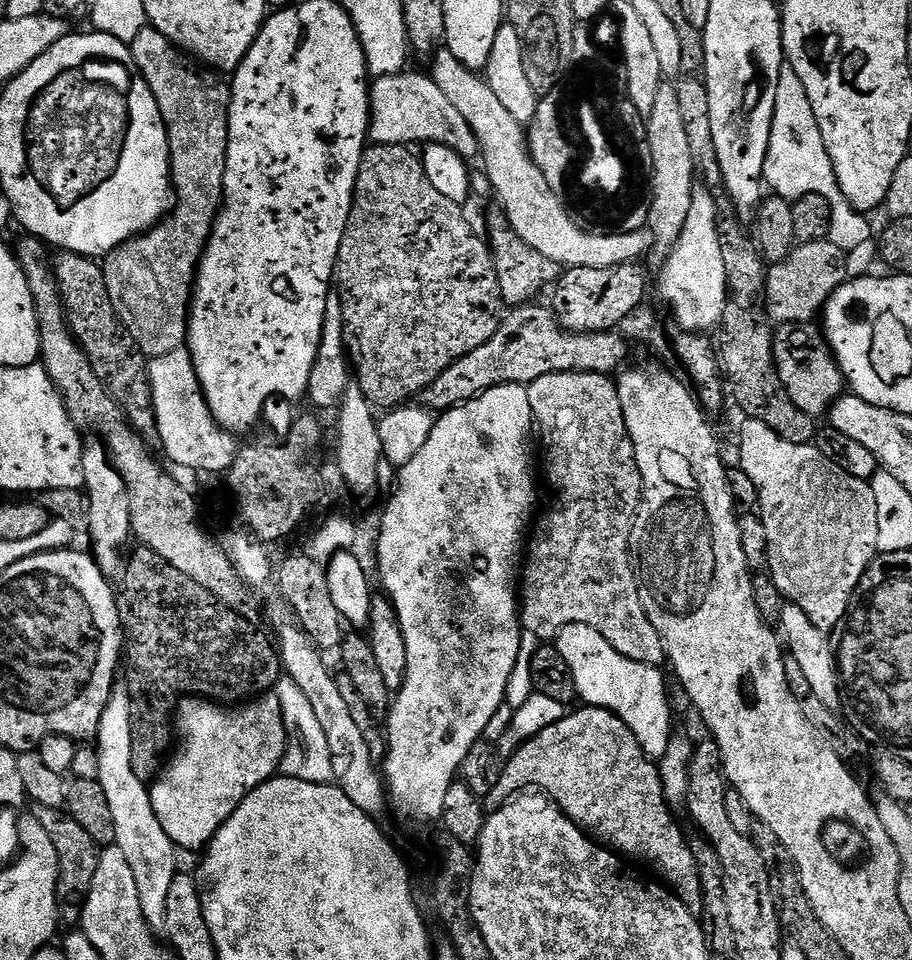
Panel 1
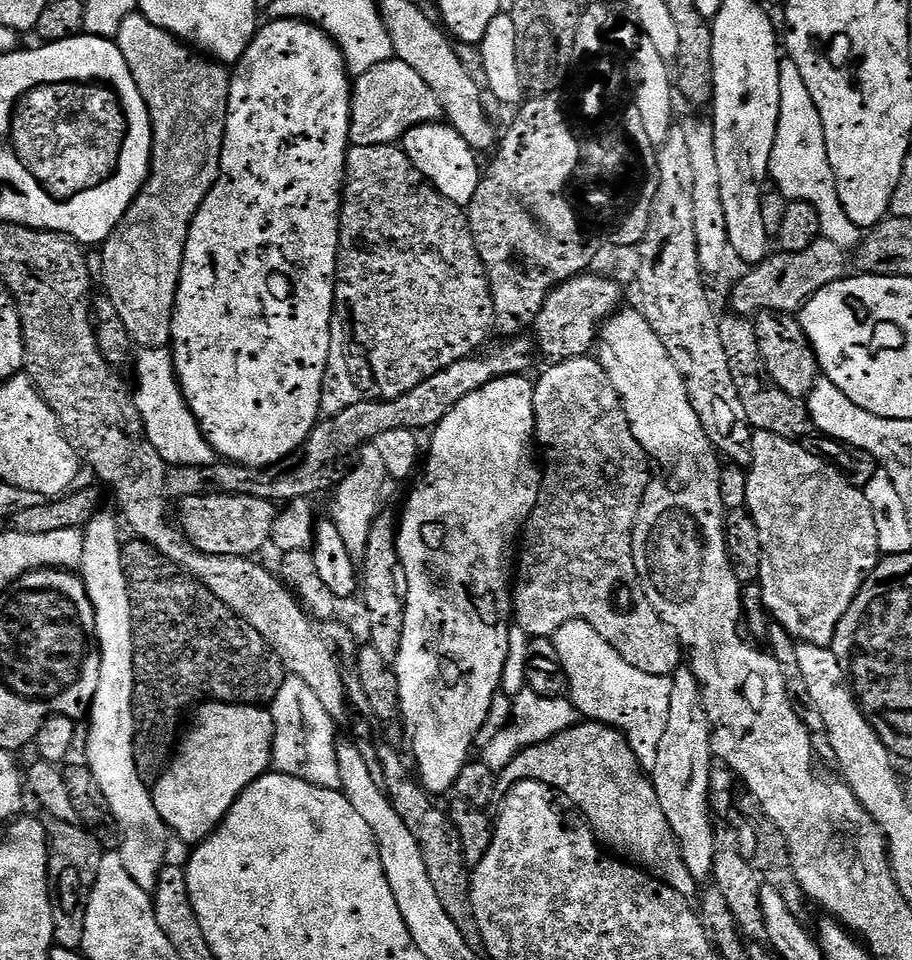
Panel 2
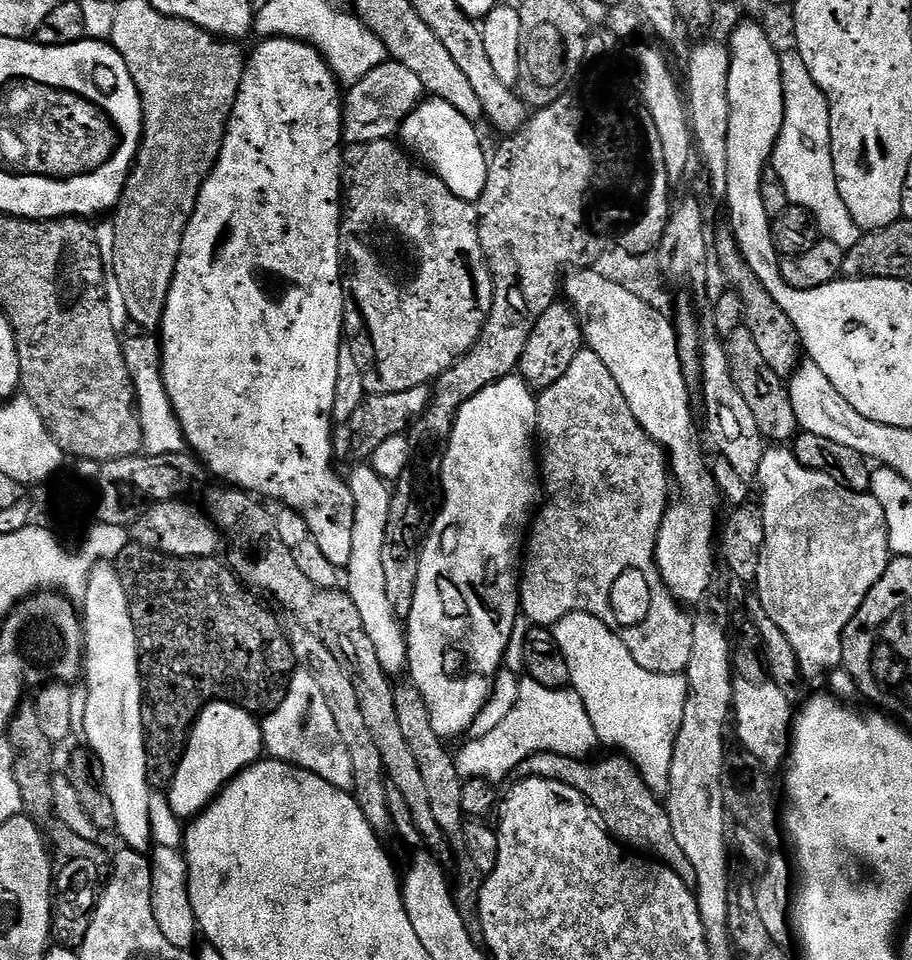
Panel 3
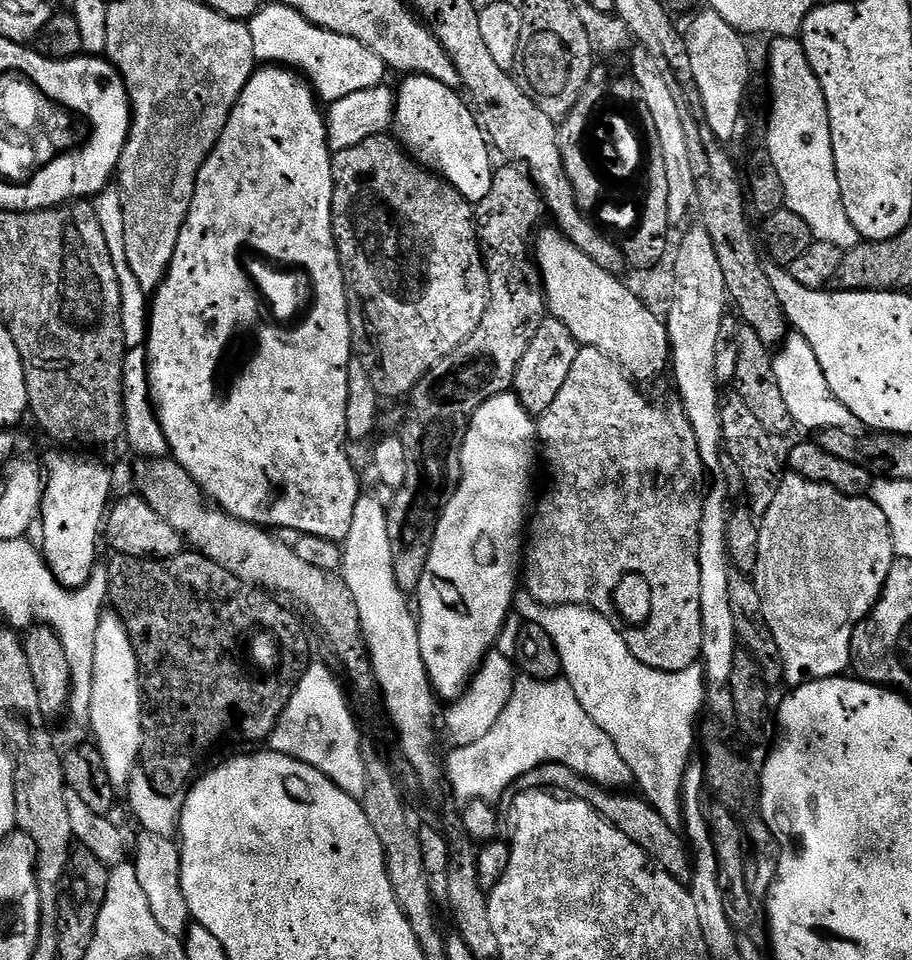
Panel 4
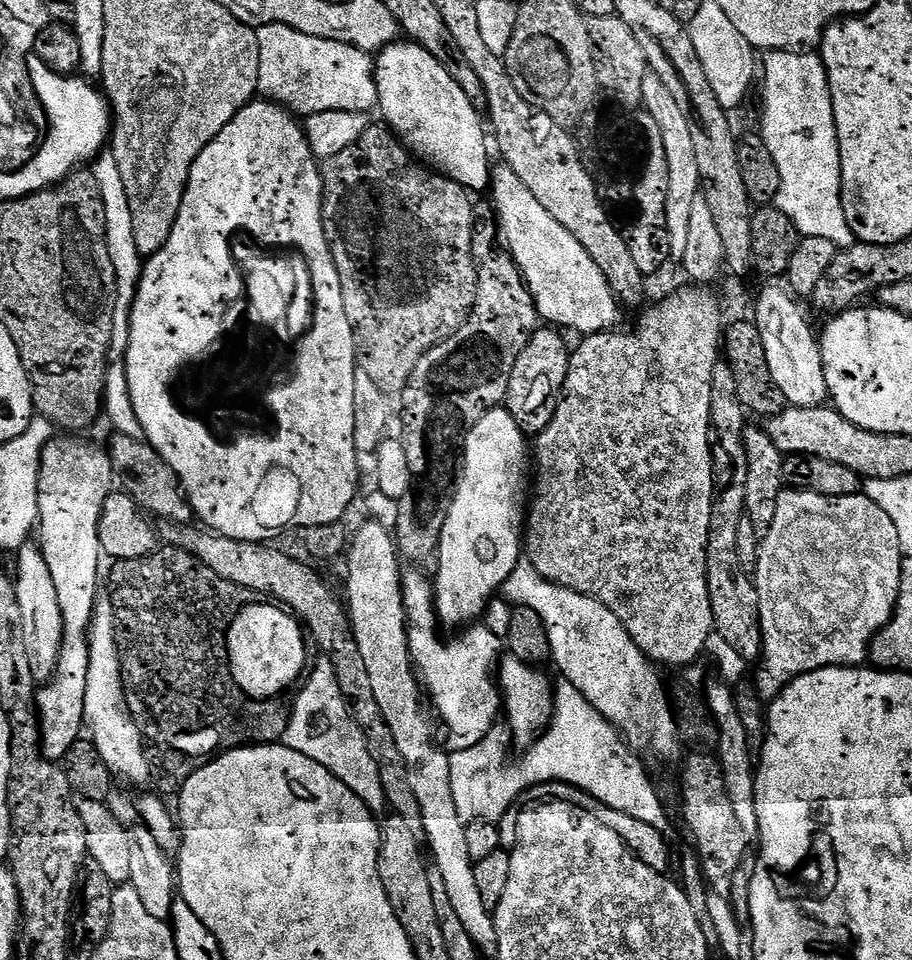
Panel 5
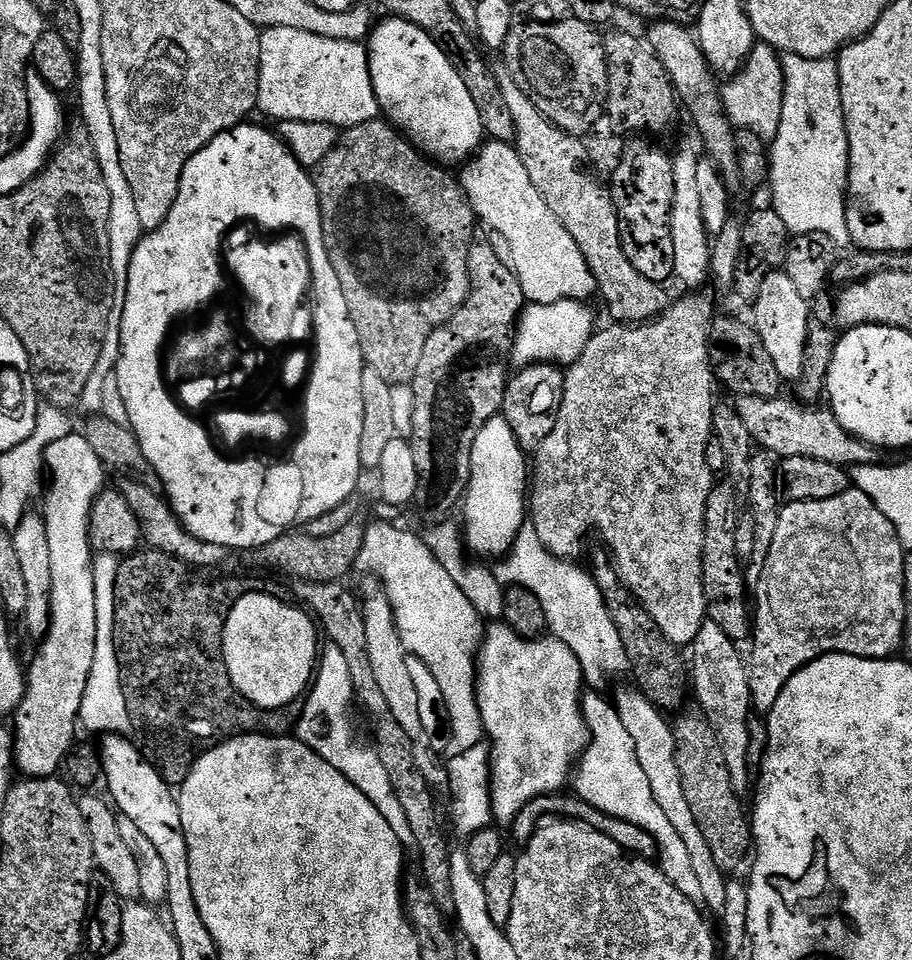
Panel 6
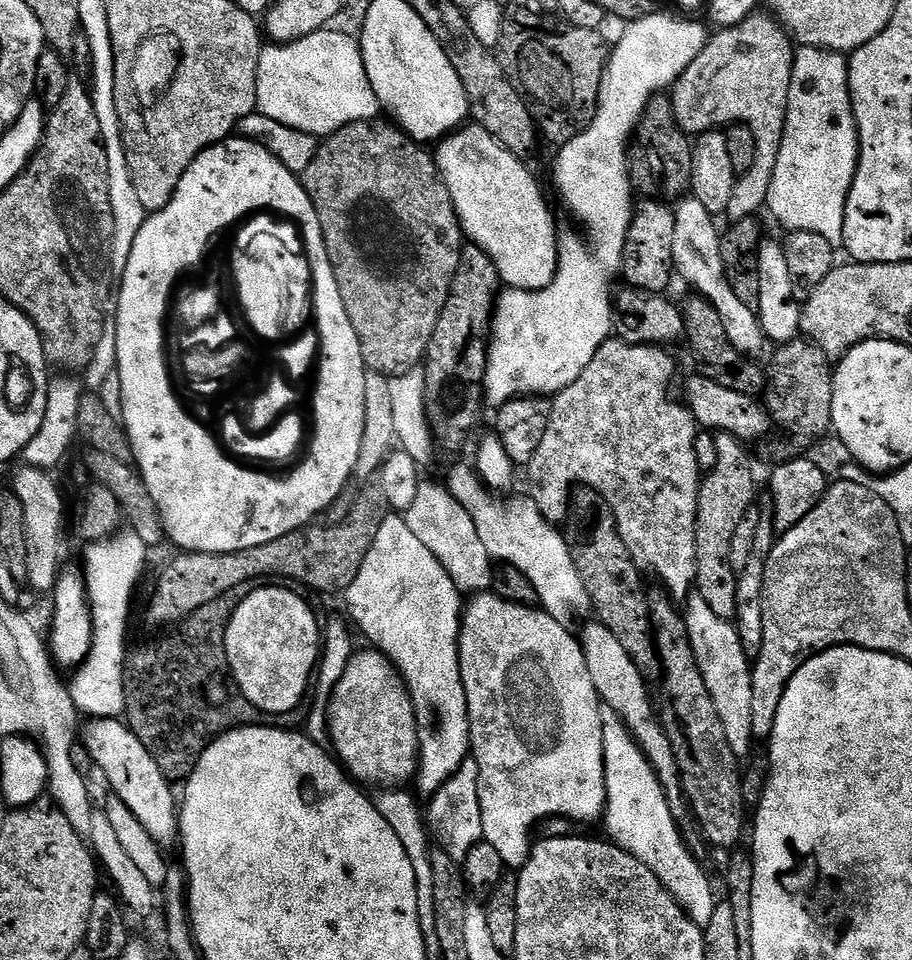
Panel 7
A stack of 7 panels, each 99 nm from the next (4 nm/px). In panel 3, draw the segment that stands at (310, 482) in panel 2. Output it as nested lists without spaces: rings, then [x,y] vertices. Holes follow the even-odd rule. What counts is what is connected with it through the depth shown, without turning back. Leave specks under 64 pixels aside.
[[[429,385],[414,386],[414,390],[406,390],[398,394],[368,394],[364,397],[364,401],[358,406],[354,414],[350,415],[347,423],[341,423],[335,429],[332,438],[332,450],[337,461],[348,459],[349,465],[359,466],[365,462],[371,461],[374,450],[378,450],[378,446],[382,446],[382,442],[386,442],[386,438],[394,438],[402,436],[411,428],[412,423],[422,415],[428,408],[430,403]]]

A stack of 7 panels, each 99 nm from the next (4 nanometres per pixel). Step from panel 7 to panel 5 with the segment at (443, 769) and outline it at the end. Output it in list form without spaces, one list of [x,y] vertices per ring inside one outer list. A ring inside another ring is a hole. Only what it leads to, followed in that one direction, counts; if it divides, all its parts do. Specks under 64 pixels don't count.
[[[405,571],[402,583],[412,663],[418,669],[419,679],[427,695],[430,700],[432,695],[448,727],[447,751],[470,750],[470,746],[478,746],[478,742],[490,734],[502,712],[502,693],[498,687],[502,640],[483,626],[470,626],[456,642],[445,643],[440,640],[433,581],[429,577],[427,580],[420,572]]]

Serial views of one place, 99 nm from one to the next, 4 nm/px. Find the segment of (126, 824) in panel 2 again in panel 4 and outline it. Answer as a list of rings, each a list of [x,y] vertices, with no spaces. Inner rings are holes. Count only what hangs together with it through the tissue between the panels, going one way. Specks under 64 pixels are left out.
[[[115,614],[101,615],[98,622],[98,634],[94,638],[94,690],[90,694],[90,718],[88,724],[96,735],[94,744],[100,749],[105,760],[106,773],[116,790],[127,789],[128,779],[132,776],[140,758],[140,748],[144,745],[144,731],[142,730],[142,710],[140,706],[132,705],[132,663],[136,660],[132,640],[128,636],[126,626]]]

